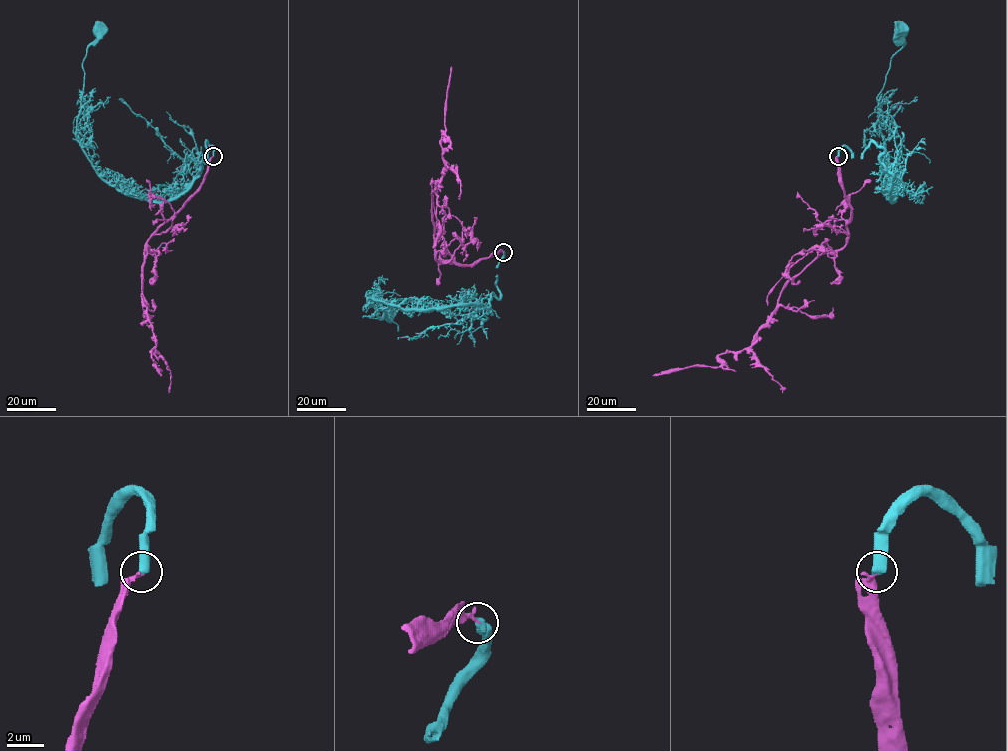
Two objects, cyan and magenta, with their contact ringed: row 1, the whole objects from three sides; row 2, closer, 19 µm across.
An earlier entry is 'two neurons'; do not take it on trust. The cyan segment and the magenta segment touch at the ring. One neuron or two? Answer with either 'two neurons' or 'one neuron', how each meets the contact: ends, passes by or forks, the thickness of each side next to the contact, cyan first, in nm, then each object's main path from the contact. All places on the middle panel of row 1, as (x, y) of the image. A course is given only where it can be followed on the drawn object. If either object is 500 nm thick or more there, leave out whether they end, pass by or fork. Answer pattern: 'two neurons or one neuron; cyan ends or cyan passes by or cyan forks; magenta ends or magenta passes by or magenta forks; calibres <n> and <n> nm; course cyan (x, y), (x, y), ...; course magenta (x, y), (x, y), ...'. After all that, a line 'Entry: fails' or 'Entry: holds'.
two neurons; calibres 550 and 200 nm; course cyan (503, 252), (496, 268), (500, 297), (492, 294), (489, 307), (404, 309), (367, 293), (376, 314), (387, 313); course magenta (503, 252), (469, 265), (439, 262), (434, 257), (432, 193), (446, 166), (441, 132), (444, 135), (451, 67)
Entry: holds

